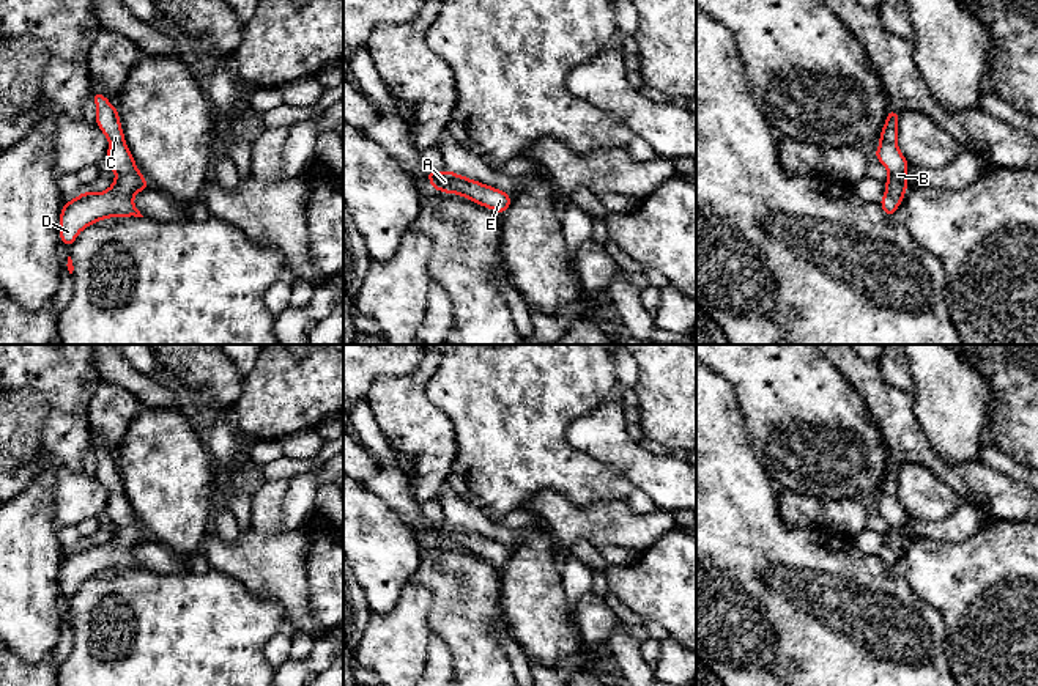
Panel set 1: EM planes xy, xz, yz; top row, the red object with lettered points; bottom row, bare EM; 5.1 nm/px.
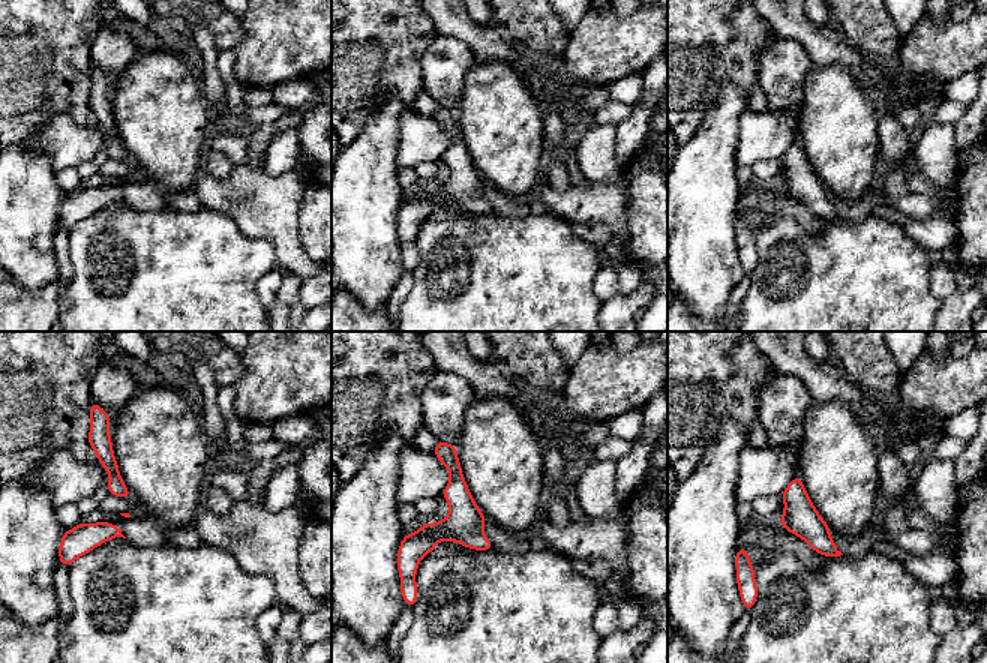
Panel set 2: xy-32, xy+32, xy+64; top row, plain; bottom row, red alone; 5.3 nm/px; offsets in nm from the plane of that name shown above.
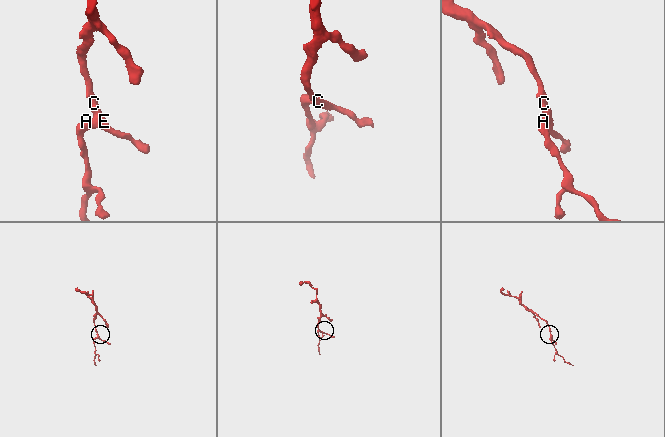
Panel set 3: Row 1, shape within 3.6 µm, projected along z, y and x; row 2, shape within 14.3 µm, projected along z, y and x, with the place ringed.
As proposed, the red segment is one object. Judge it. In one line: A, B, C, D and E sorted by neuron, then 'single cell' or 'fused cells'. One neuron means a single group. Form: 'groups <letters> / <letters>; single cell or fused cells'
groups A B C D E; single cell

